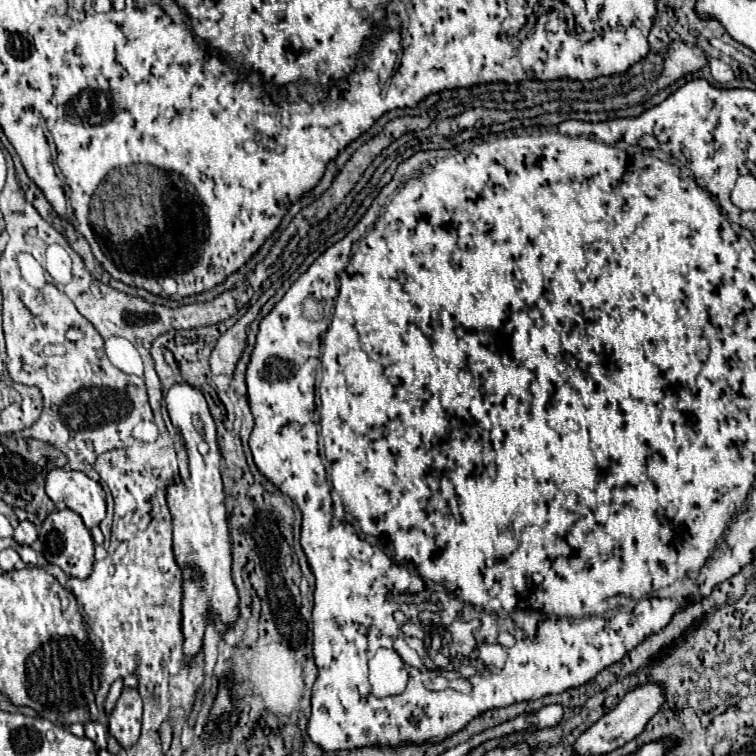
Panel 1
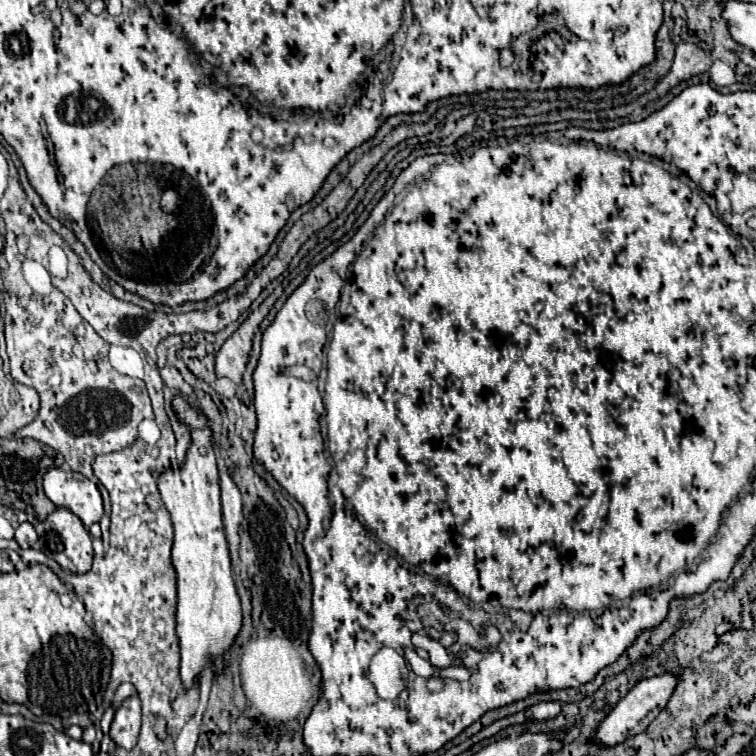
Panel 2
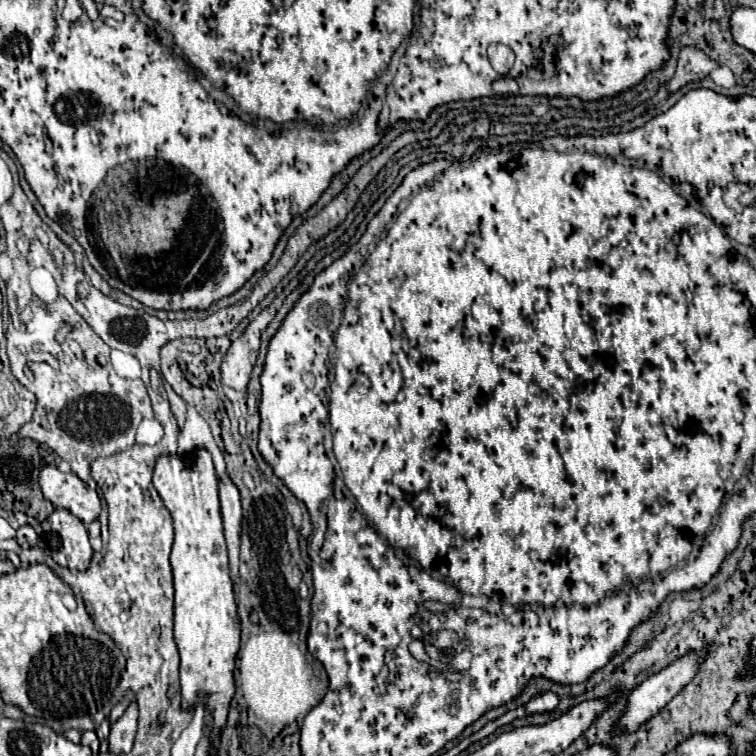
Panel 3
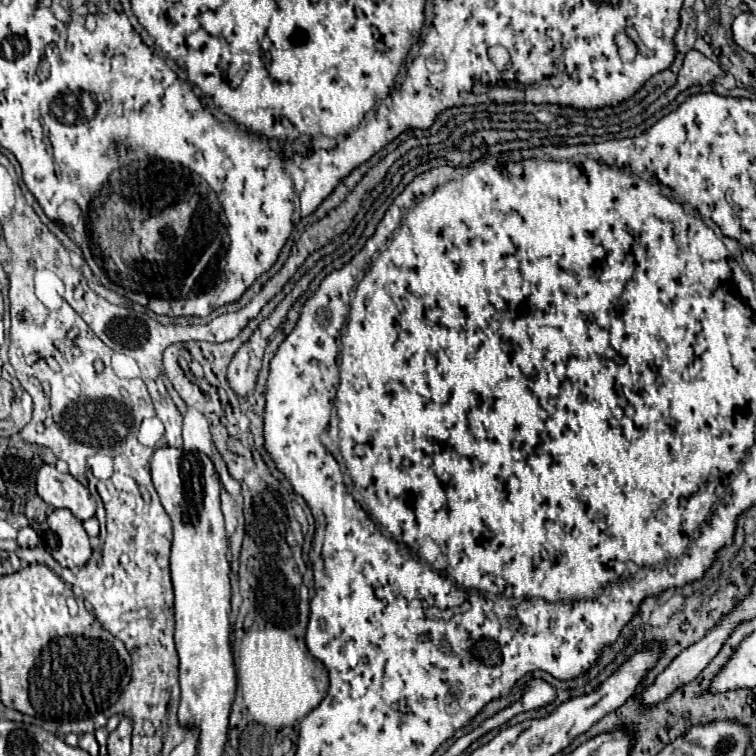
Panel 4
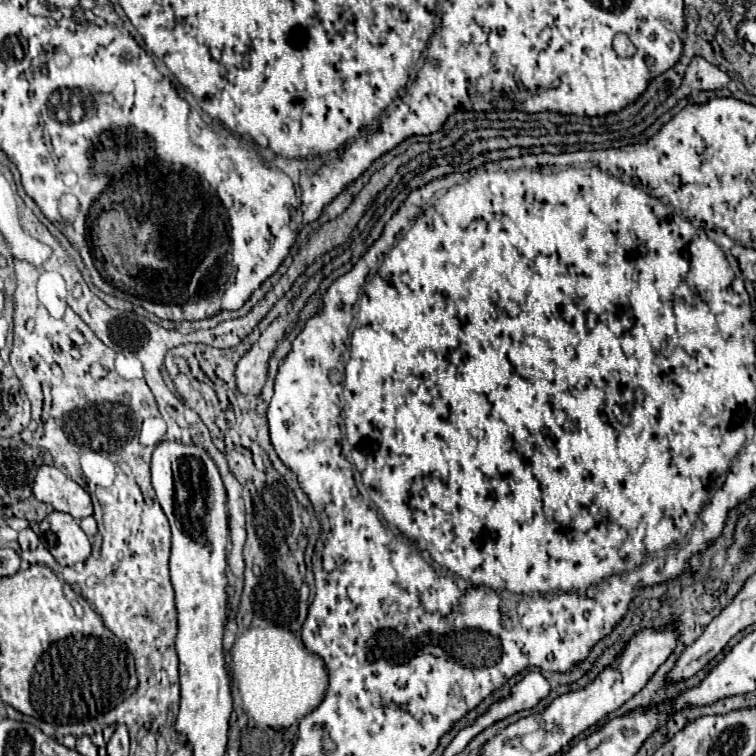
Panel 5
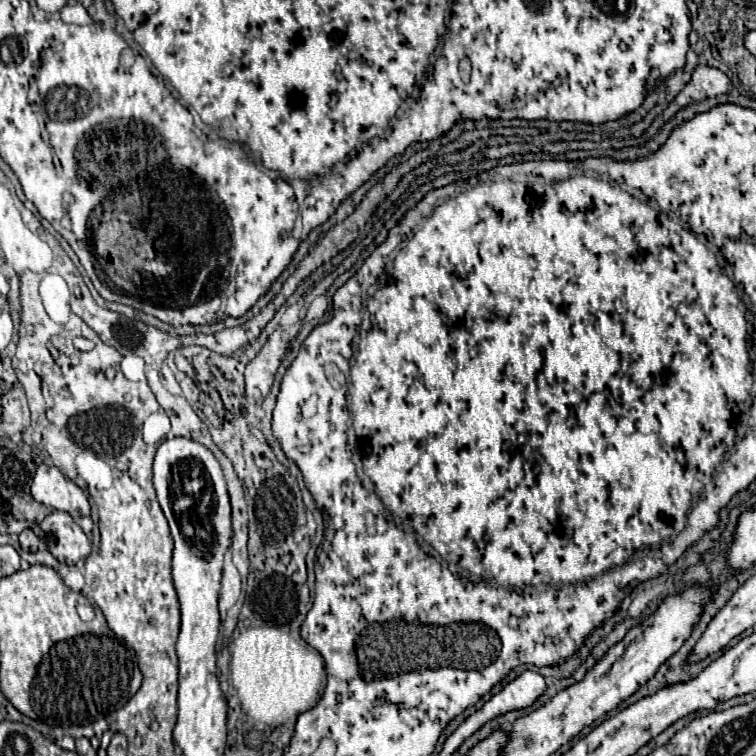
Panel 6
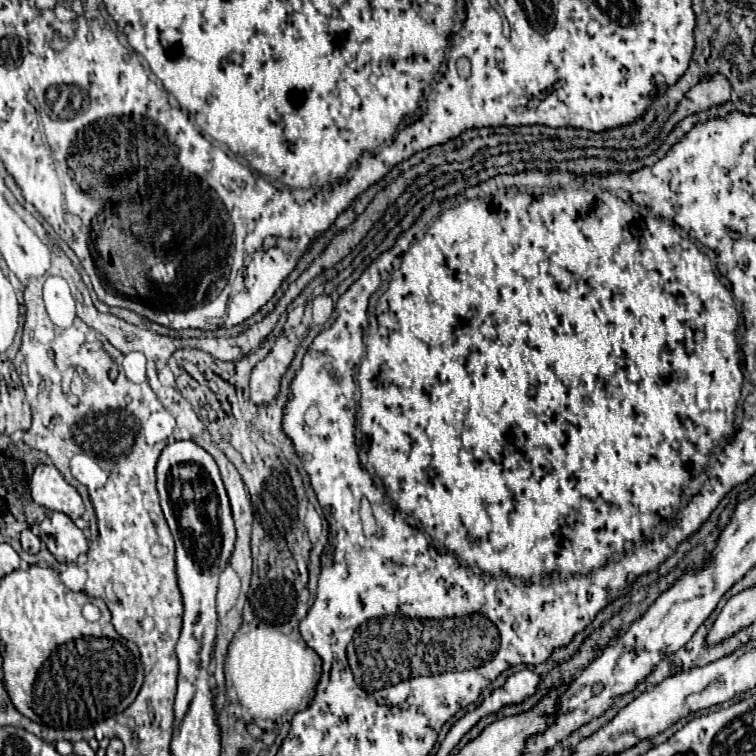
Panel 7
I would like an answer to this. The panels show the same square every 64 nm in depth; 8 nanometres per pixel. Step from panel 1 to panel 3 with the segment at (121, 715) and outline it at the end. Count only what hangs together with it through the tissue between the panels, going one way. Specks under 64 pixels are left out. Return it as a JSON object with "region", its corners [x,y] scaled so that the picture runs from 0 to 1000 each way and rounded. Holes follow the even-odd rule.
{"region":[[[172,929],[172,934],[164,939],[164,944],[146,963],[143,979],[146,979],[148,997],[159,997],[159,995],[169,997],[175,992],[180,960],[183,960],[183,934],[180,934],[180,929]]]}

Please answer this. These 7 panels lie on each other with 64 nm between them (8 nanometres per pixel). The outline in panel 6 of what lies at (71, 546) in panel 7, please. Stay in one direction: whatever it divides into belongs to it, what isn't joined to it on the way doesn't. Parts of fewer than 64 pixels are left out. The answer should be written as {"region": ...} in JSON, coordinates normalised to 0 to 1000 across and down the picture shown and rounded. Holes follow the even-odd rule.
{"region":[[[69,677],[53,690],[56,714],[82,746],[101,746],[119,733],[119,714],[87,677]]]}

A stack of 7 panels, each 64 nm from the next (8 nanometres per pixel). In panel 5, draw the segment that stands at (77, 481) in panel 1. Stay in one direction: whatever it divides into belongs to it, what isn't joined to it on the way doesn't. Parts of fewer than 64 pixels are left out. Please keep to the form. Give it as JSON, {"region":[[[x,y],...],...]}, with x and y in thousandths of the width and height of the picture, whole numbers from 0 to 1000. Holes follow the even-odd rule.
{"region":[[[53,616],[45,635],[45,656],[71,675],[95,680],[101,688],[122,680],[119,653],[74,616]]]}

